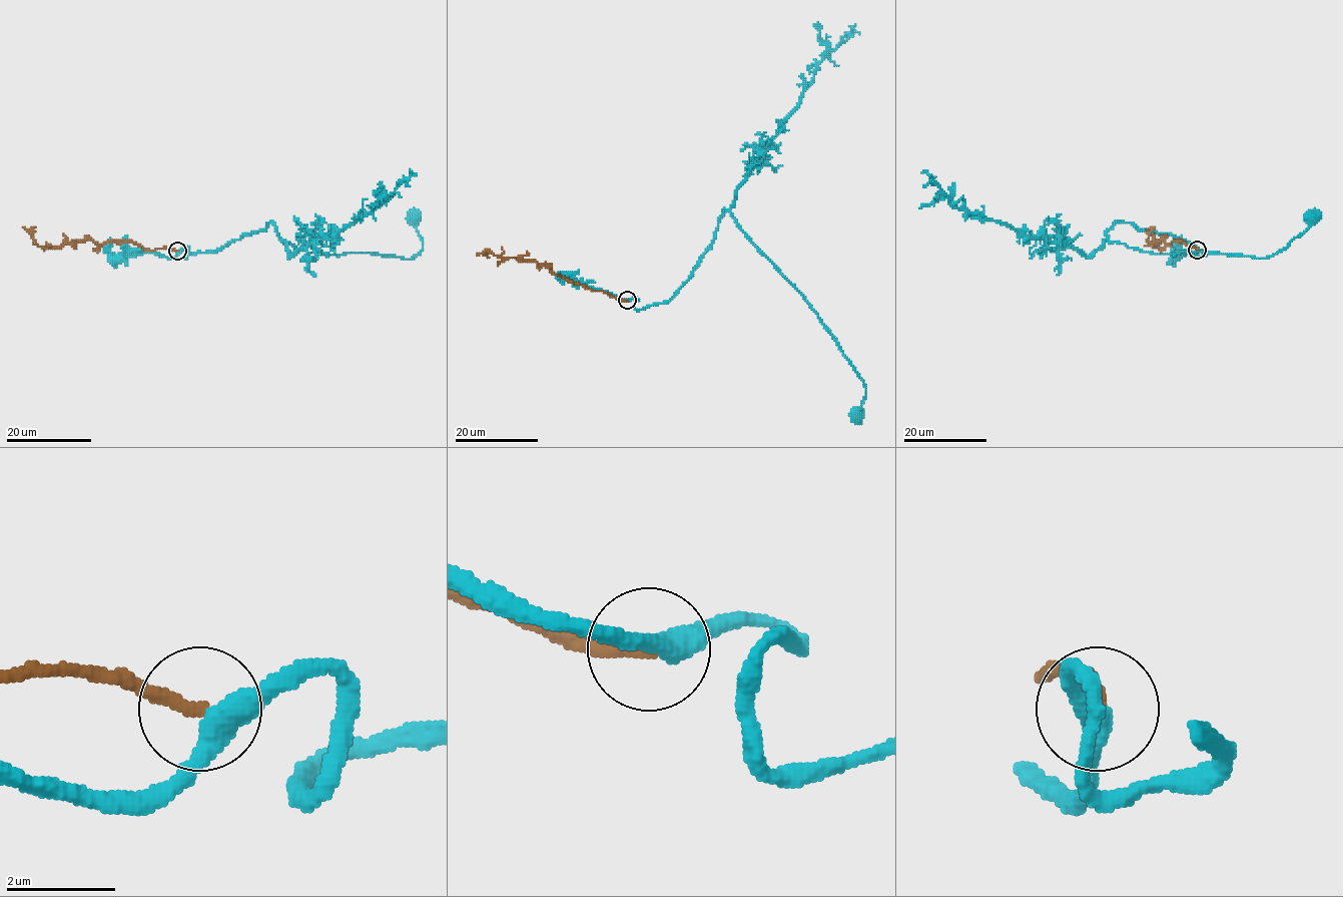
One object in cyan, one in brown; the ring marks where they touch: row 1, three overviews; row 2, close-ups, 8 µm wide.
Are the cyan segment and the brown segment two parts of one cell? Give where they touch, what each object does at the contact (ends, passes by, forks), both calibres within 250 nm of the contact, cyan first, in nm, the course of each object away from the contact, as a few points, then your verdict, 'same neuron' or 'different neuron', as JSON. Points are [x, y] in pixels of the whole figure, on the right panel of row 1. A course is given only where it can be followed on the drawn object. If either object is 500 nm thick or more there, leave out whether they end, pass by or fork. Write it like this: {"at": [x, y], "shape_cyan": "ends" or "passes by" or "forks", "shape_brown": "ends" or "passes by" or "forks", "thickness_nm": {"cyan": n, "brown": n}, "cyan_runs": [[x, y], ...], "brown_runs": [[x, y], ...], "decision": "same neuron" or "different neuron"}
{"at": [1197, 250], "shape_cyan": "passes by", "shape_brown": "ends", "thickness_nm": {"cyan": 400, "brown": 240}, "cyan_runs": [[1198, 251], [1125, 221], [1107, 232], [1110, 243], [1161, 255], [1267, 258], [1313, 217]], "brown_runs": [[1198, 251], [1188, 249], [1182, 241], [1169, 245], [1158, 240], [1154, 247], [1148, 241], [1152, 227]], "decision": "different neuron"}

